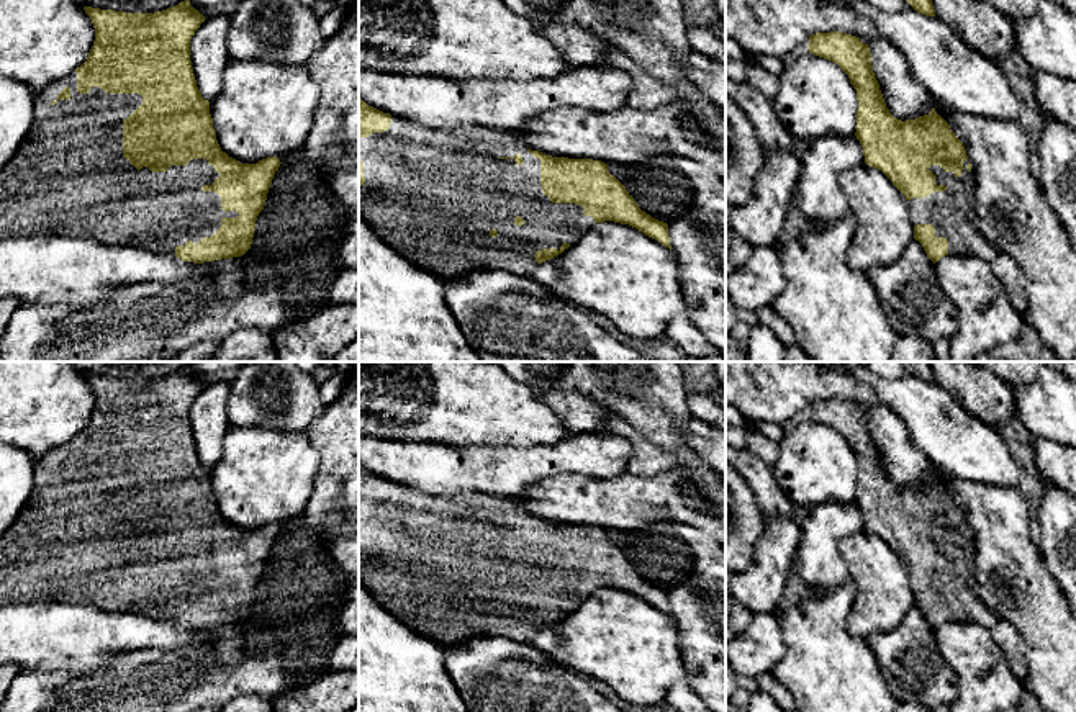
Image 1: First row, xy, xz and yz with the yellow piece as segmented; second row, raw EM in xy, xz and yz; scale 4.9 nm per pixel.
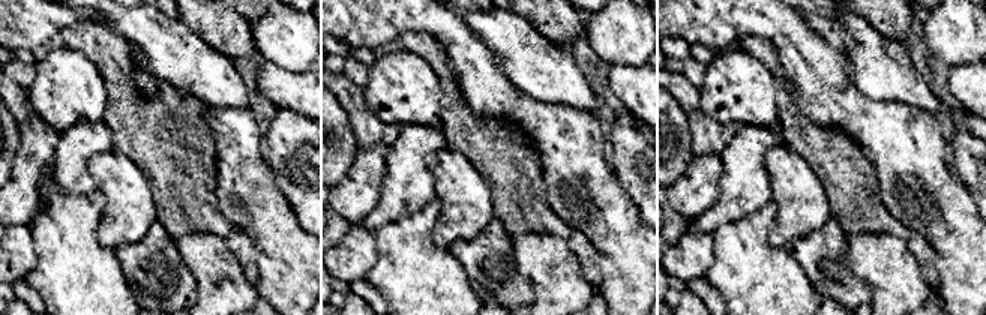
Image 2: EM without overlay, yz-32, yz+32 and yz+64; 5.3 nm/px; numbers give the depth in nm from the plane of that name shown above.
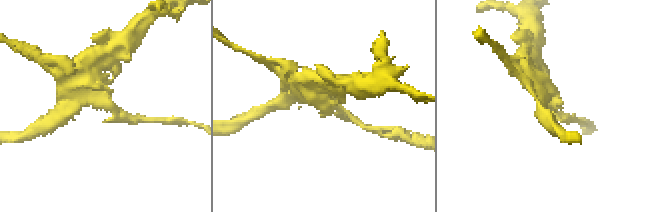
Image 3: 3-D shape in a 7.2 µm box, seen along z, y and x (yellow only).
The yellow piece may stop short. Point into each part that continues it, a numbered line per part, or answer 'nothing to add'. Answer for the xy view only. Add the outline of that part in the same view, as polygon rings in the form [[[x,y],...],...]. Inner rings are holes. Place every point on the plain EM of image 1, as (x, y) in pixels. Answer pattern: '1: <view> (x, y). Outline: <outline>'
1: xy (69, 544). Outline: [[[72,437],[67,444],[49,453],[34,458],[33,471],[33,491],[29,499],[20,511],[10,529],[0,537],[0,606],[15,602],[34,602],[34,601],[61,601],[85,606],[97,606],[110,611],[126,611],[165,622],[175,622],[177,612],[185,612],[190,606],[198,611],[203,604],[211,604],[219,594],[223,584],[236,584],[236,578],[221,576],[221,563],[215,558],[203,558],[203,552],[211,552],[219,540],[206,525],[193,525],[187,532],[170,532],[167,539],[151,539],[149,534],[138,537],[123,524],[123,488],[142,470],[139,460],[105,460],[100,453],[92,453],[88,460],[77,458],[77,439]]]

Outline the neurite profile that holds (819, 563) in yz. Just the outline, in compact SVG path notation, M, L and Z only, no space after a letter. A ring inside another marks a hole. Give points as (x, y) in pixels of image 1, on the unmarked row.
M829 501L809 511L780 604L773 612L753 614L745 632L726 643L726 658L737 674L758 678L771 673L784 656L780 614L801 606L814 588L830 591L843 584L850 576L839 545L847 535L863 530L857 502Z

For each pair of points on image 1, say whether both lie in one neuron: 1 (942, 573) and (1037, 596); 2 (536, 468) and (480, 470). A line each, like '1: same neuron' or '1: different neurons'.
1: different neurons
2: same neuron

